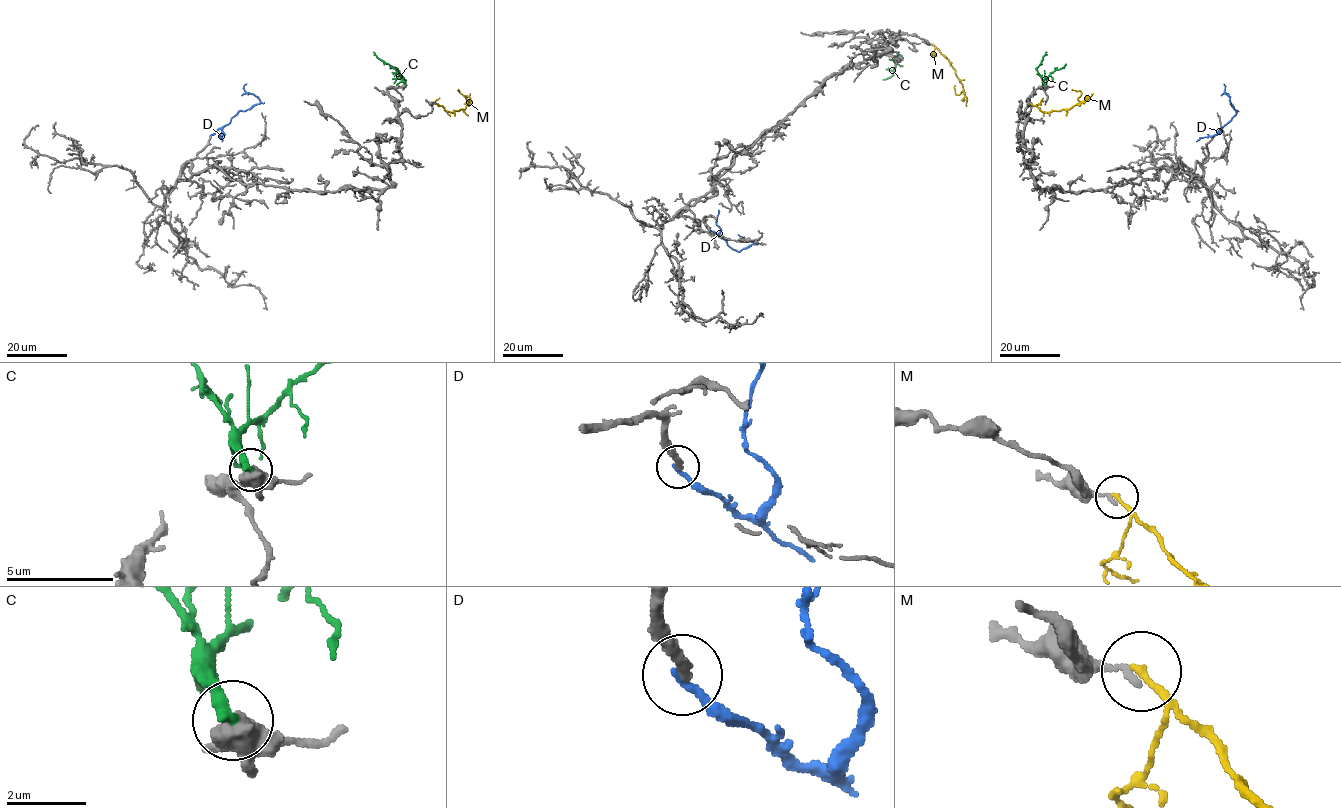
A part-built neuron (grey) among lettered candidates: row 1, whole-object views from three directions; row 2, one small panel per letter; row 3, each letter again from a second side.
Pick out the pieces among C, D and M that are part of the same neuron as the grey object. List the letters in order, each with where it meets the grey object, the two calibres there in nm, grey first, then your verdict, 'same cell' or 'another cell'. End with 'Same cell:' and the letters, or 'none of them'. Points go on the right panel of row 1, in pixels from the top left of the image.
C: contact (1045, 85); calibres 700 and 340 nm; another cell
D: contact (1214, 135); calibres 280 and 240 nm; another cell
M: contact (1031, 104); calibres 180 and 180 nm; another cell
Same cell: none of them

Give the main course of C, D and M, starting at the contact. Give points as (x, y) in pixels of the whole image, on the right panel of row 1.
C: (1045, 85), (1036, 69), (1046, 51)
D: (1213, 135), (1238, 111), (1231, 105), (1223, 84)
M: (1031, 104), (1046, 112), (1069, 109), (1080, 102), (1077, 99), (1081, 92), (1072, 89)

